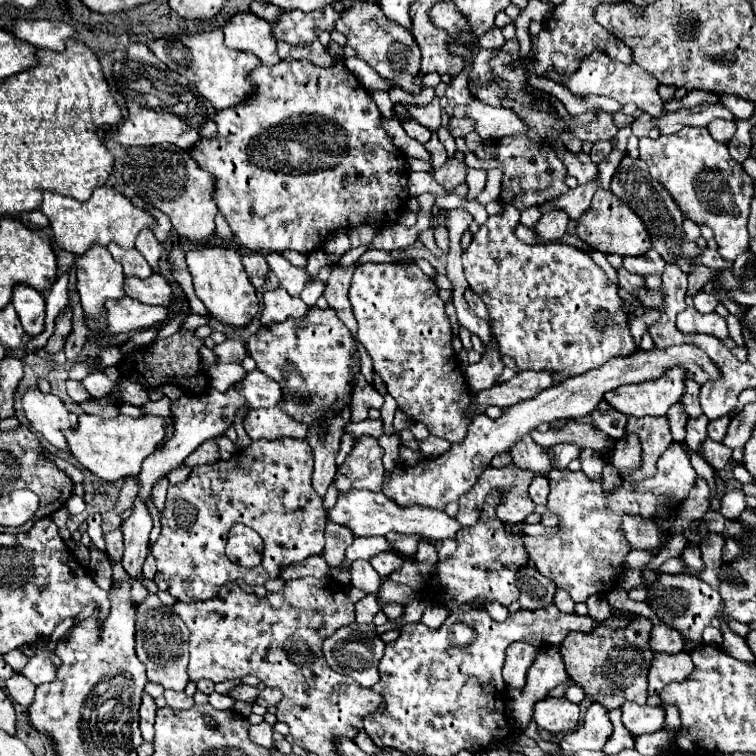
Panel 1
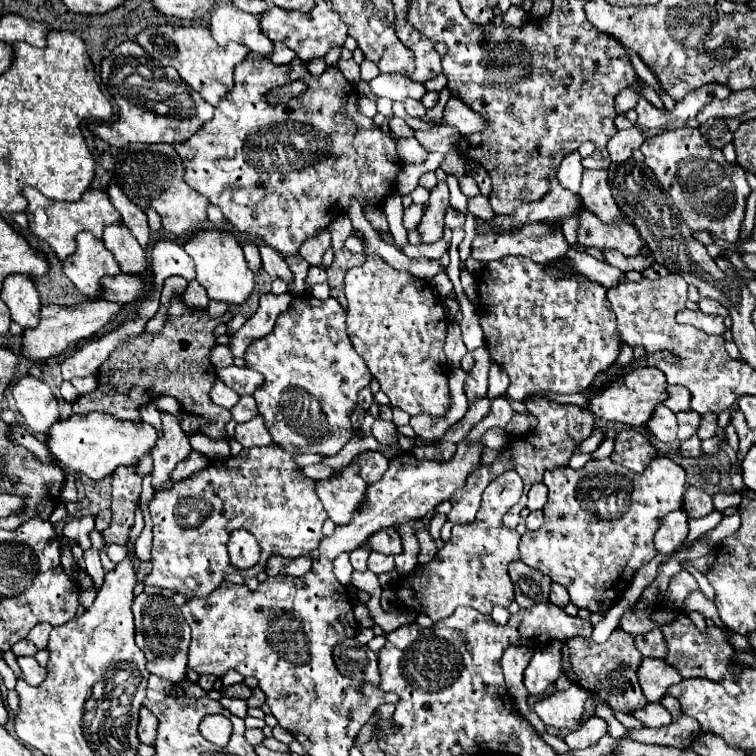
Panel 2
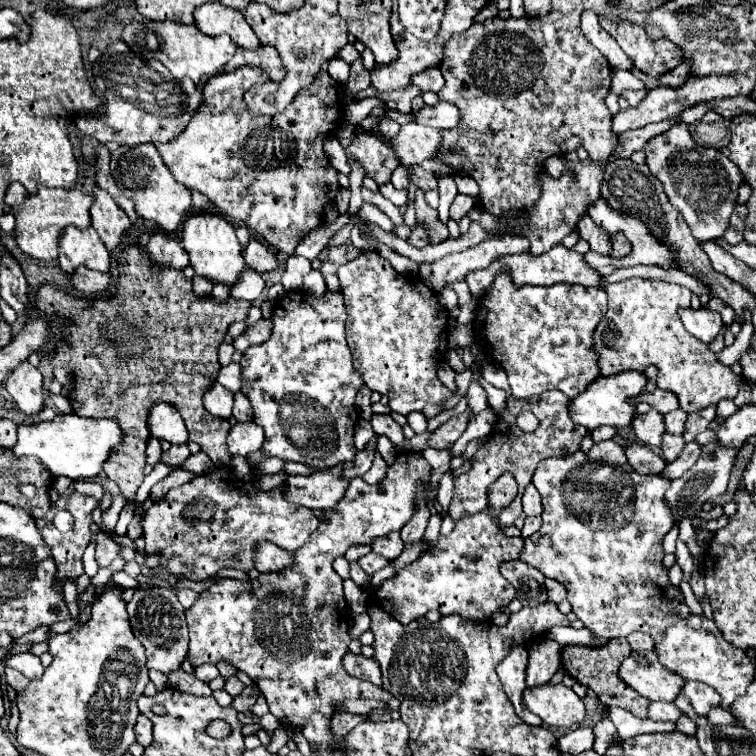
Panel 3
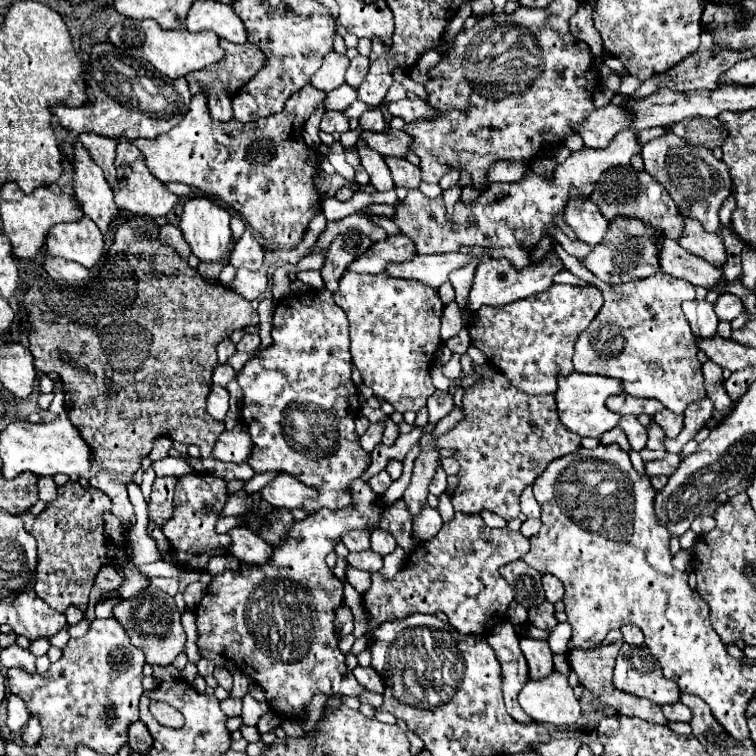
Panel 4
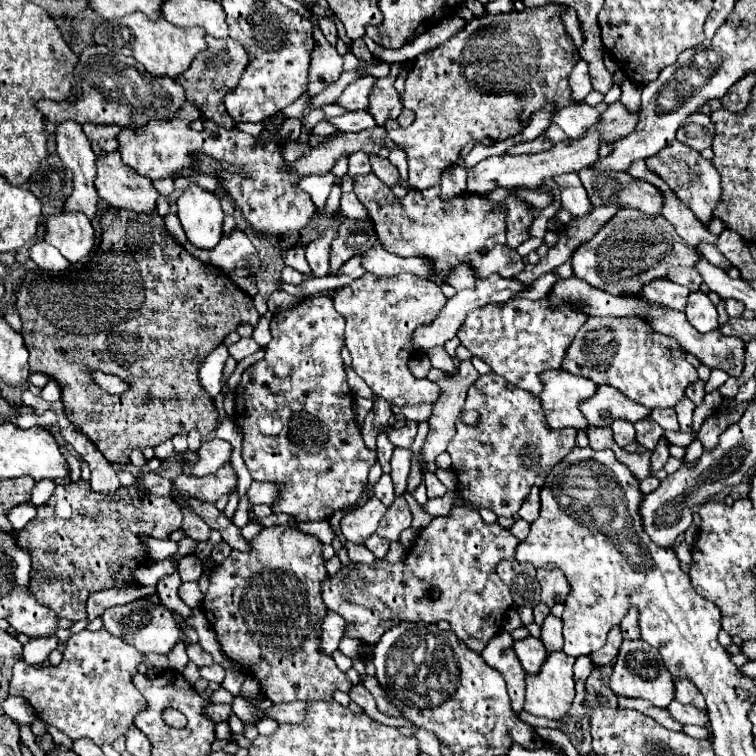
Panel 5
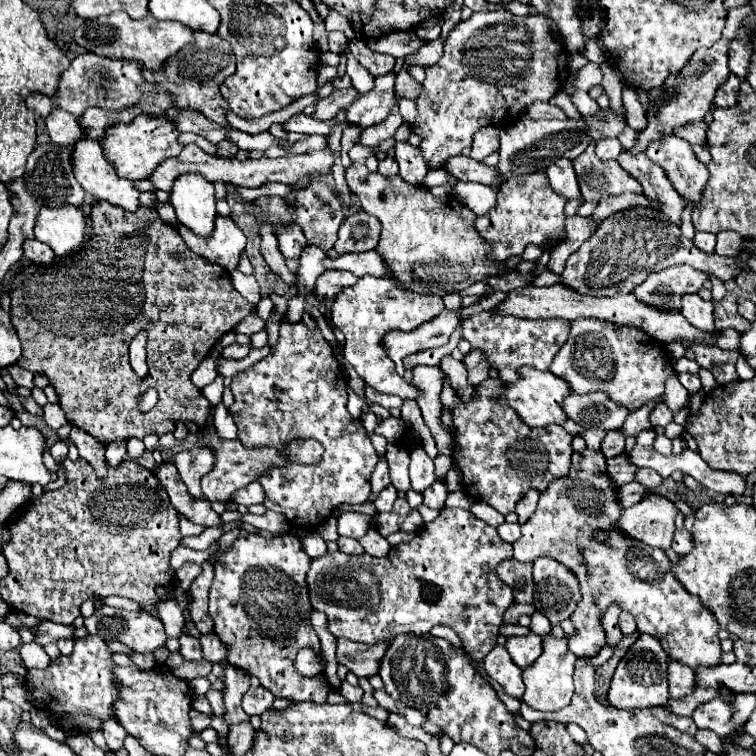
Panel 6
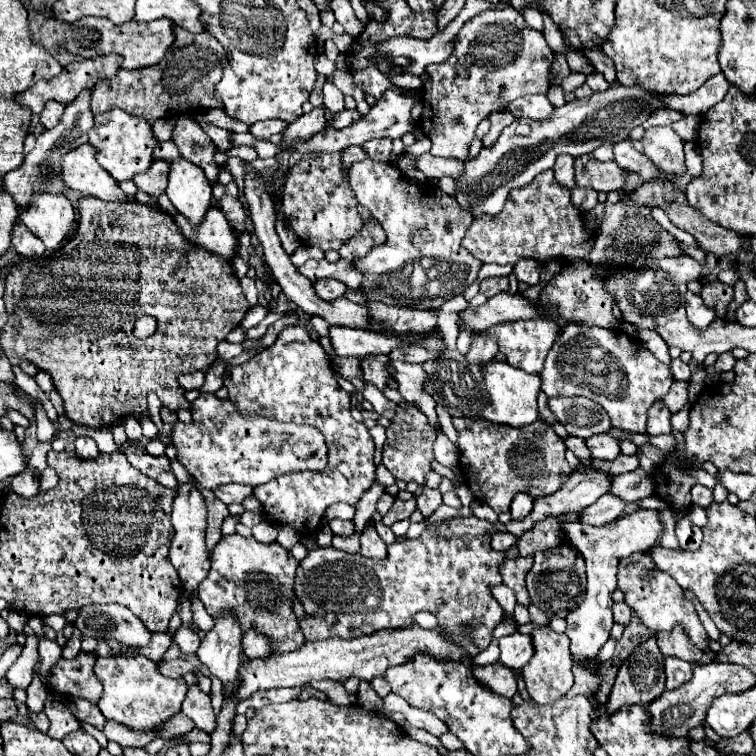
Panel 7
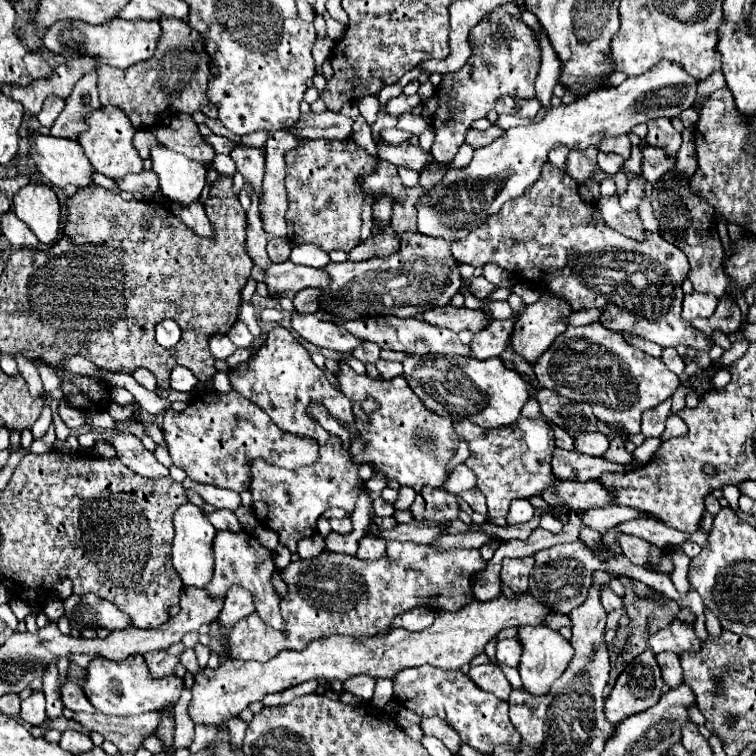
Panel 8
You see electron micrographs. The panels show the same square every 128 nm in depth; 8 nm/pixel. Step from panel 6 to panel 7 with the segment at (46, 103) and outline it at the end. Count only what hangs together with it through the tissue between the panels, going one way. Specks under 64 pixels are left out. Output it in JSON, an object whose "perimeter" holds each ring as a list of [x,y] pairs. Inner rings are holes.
{"perimeter":[[[106,54],[106,56],[96,56],[96,58],[88,58],[88,60],[82,60],[82,62],[74,62],[70,66],[66,66],[56,78],[52,78],[50,82],[44,82],[40,80],[38,84],[34,84],[32,88],[28,88],[26,92],[22,92],[18,96],[18,102],[26,108],[30,108],[34,114],[40,114],[44,104],[48,100],[56,100],[60,104],[70,104],[70,100],[74,100],[80,92],[84,90],[90,90],[96,88],[96,84],[100,80],[112,80],[112,76],[116,76],[116,72],[120,70],[120,60],[122,56],[116,56],[116,54]]]}

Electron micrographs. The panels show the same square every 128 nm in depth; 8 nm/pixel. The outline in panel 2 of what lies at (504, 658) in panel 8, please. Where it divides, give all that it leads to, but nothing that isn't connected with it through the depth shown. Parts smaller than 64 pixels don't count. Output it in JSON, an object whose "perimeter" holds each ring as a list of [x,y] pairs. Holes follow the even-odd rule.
{"perimeter":[[[554,640],[534,650],[534,656],[524,672],[524,684],[528,688],[528,694],[544,694],[562,676],[560,648],[562,642]]]}

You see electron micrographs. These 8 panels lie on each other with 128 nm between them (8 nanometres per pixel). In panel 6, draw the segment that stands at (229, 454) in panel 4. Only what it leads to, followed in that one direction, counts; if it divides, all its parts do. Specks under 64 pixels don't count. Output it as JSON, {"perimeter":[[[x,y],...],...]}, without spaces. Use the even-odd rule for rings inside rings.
{"perimeter":[[[208,446],[174,454],[174,466],[178,468],[182,482],[188,486],[188,492],[196,498],[202,498],[200,478],[212,470],[212,464],[214,464],[214,456],[212,456],[212,448]]]}

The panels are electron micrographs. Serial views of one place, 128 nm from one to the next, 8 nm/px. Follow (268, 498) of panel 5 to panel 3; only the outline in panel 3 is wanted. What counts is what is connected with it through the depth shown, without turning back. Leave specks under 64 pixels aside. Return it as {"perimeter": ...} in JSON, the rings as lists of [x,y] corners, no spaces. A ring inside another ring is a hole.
{"perimeter":[[[376,436],[370,440],[366,450],[356,454],[352,468],[332,468],[332,472],[290,476],[286,480],[288,500],[312,510],[336,508],[336,504],[344,498],[344,492],[348,490],[352,476],[362,476],[370,468],[374,452],[376,452]]]}

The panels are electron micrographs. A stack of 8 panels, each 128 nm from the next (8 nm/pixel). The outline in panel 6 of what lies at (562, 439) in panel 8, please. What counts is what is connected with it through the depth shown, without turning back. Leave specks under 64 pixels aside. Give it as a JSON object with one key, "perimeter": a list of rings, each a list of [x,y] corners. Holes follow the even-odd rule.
{"perimeter":[[[600,450],[574,452],[568,476],[554,480],[552,486],[542,492],[536,514],[522,526],[522,538],[514,544],[514,560],[534,562],[538,556],[550,556],[568,566],[578,578],[582,600],[570,616],[576,632],[572,636],[566,636],[568,650],[572,650],[572,654],[576,654],[578,658],[598,654],[604,648],[602,616],[608,610],[608,604],[618,604],[620,610],[634,614],[638,632],[646,632],[660,640],[664,652],[668,652],[672,660],[680,660],[682,664],[688,664],[692,670],[698,670],[700,666],[718,666],[722,656],[718,640],[720,626],[716,624],[712,612],[708,612],[700,604],[700,600],[696,600],[696,596],[692,596],[680,584],[680,580],[672,576],[672,562],[666,556],[666,552],[640,544],[638,540],[628,540],[628,536],[616,536],[616,532],[612,534],[612,544],[600,544],[592,540],[592,536],[596,536],[596,528],[608,528],[608,524],[616,524],[622,510],[624,508],[618,498],[618,486],[610,480],[606,470],[606,456]]]}

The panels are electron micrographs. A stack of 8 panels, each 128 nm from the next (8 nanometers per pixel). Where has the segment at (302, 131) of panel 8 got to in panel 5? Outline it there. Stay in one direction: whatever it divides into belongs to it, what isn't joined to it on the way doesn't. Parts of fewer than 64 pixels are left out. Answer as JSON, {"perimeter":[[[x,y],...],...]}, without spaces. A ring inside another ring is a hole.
{"perimeter":[[[392,64],[392,74],[388,78],[380,78],[376,88],[370,94],[368,112],[372,112],[372,116],[376,118],[378,126],[382,126],[388,118],[400,116],[402,110],[404,110],[402,96],[394,88],[394,80],[396,80],[398,68],[400,68],[400,64]]]}

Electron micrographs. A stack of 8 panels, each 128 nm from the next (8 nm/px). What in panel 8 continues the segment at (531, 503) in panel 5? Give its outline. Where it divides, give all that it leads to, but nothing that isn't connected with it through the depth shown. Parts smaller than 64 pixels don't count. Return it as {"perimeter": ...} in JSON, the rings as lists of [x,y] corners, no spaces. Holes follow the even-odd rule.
{"perimeter":[[[512,500],[506,522],[522,524],[522,522],[528,522],[532,516],[534,516],[534,506],[530,504],[530,500]]]}

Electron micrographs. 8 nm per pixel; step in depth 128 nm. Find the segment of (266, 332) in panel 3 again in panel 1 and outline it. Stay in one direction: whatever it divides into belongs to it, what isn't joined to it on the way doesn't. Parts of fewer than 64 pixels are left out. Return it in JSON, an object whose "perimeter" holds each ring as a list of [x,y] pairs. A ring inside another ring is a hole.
{"perimeter":[[[276,288],[264,292],[264,310],[260,322],[270,324],[270,322],[282,322],[286,318],[300,318],[308,314],[308,310],[310,308],[300,298],[288,296],[284,288]],[[226,340],[218,346],[214,346],[214,354],[216,354],[216,364],[224,364],[224,362],[242,362],[246,356],[244,350],[244,342],[242,340]]]}

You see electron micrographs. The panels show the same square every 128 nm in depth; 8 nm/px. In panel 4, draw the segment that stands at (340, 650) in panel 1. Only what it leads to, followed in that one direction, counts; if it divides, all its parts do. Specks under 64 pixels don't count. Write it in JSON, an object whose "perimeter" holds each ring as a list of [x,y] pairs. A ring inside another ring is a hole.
{"perimeter":[[[356,666],[354,670],[354,676],[356,676],[356,680],[366,688],[366,690],[370,690],[370,692],[378,692],[378,694],[382,694],[382,688],[384,688],[384,684],[382,684],[382,680],[380,680],[380,676],[378,676],[378,672],[372,668],[372,666],[368,666],[368,668],[362,668],[362,666]]]}

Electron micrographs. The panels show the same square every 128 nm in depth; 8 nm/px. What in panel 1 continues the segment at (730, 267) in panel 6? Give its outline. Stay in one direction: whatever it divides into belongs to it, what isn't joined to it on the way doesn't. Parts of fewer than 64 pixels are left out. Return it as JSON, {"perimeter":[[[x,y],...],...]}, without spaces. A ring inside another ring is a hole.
{"perimeter":[[[602,188],[596,190],[590,208],[578,218],[576,234],[596,250],[608,254],[616,252],[620,256],[640,256],[652,248],[650,234],[646,230],[646,224],[640,222],[640,216],[636,216],[636,212],[632,212],[632,208],[628,208],[628,204],[624,204],[616,194]]]}

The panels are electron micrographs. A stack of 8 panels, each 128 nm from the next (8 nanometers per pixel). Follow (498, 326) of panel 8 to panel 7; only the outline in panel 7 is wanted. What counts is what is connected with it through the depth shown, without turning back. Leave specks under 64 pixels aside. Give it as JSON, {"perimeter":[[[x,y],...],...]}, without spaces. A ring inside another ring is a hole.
{"perimeter":[[[480,336],[480,338],[476,338],[476,340],[472,342],[472,346],[470,346],[468,354],[466,354],[466,360],[468,360],[470,364],[480,364],[480,366],[484,366],[484,364],[488,364],[490,360],[494,360],[496,352],[498,352],[496,340]]]}

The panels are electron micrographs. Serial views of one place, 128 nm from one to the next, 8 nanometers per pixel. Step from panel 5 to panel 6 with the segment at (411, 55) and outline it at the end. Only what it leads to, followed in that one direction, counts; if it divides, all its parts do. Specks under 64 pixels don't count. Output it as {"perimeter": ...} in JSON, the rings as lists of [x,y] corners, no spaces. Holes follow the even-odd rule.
{"perimeter":[[[329,9],[329,14],[324,20],[325,28],[327,31],[340,31],[348,37],[349,40],[360,39],[365,41],[366,38],[364,35],[361,36],[361,33],[357,32],[351,25],[349,20],[342,16],[336,10]]]}

